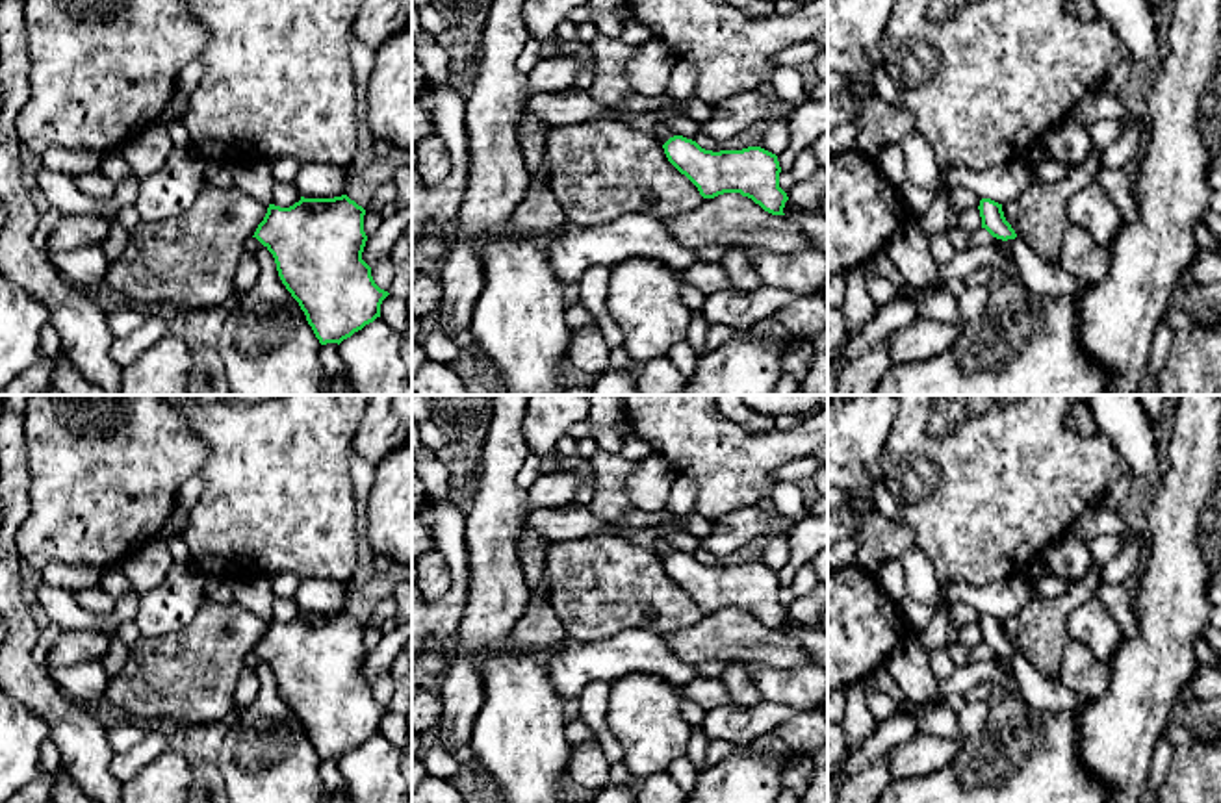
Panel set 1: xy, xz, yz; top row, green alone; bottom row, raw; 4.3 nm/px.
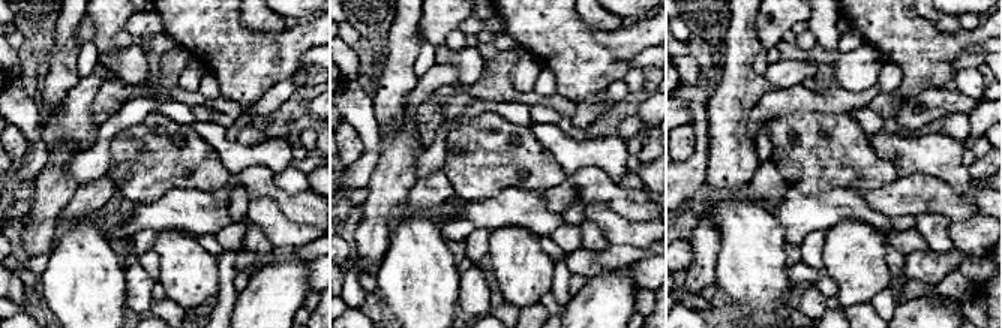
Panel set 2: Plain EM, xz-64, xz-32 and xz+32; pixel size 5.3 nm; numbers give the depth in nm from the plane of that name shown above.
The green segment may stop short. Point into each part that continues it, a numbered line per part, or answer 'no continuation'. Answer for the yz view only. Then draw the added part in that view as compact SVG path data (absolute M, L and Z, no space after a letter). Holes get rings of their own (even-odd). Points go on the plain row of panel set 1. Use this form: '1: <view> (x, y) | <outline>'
no continuation

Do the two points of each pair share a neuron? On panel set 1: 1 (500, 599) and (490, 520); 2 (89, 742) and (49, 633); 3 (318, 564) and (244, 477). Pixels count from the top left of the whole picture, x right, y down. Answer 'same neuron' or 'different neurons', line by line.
1: same neuron
2: different neurons
3: same neuron

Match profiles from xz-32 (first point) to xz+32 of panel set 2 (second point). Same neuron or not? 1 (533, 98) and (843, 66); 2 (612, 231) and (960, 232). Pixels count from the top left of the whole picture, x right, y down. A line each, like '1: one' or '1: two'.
1: two
2: one

